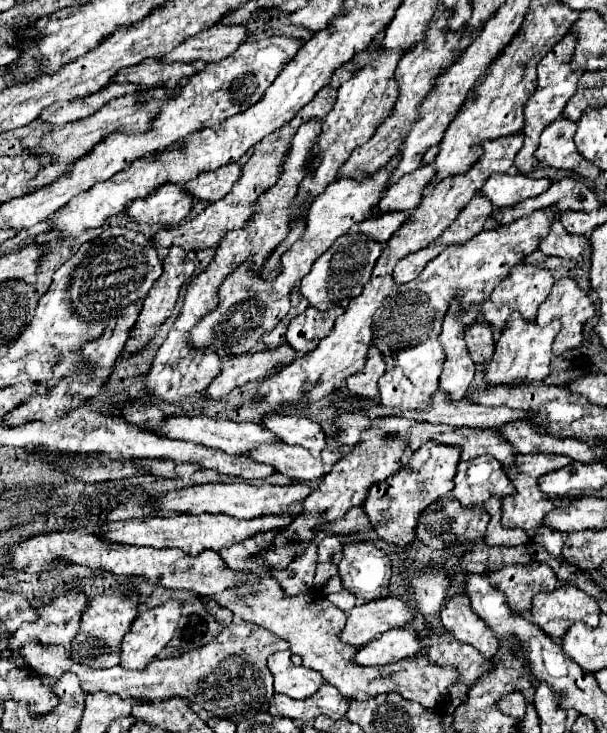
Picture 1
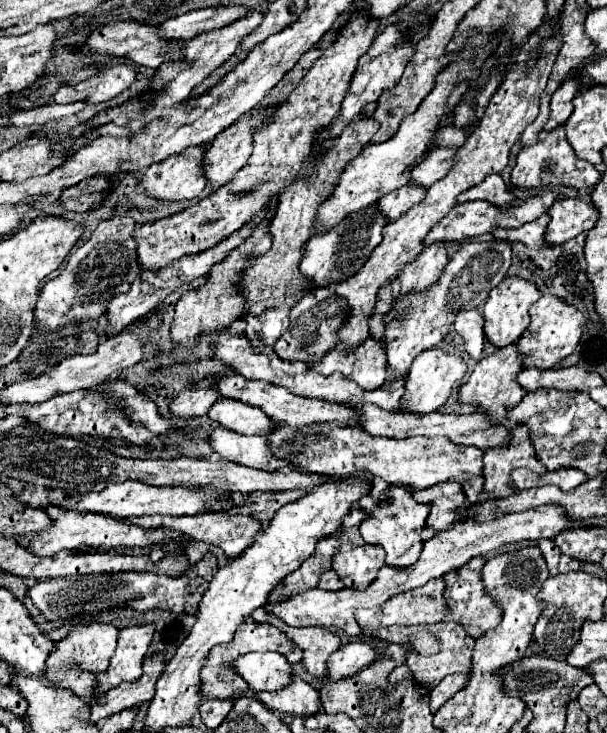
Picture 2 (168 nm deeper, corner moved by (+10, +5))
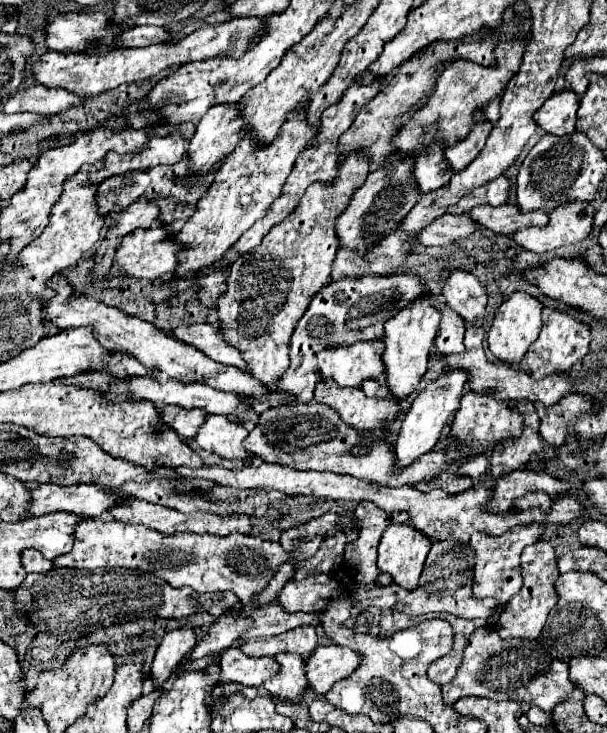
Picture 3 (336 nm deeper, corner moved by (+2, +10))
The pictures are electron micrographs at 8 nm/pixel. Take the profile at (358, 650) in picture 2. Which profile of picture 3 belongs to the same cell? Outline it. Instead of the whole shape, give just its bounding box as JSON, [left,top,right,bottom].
[307,646,361,694]

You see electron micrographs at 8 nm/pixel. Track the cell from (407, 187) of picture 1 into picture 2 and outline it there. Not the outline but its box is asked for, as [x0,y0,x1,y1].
[411,147,457,187]

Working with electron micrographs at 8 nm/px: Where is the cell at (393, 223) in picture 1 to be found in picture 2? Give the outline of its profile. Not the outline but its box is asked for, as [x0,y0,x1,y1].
[379,185,427,221]

